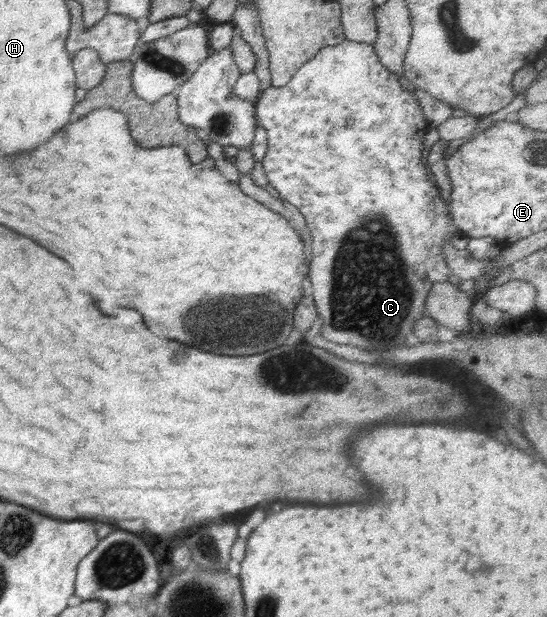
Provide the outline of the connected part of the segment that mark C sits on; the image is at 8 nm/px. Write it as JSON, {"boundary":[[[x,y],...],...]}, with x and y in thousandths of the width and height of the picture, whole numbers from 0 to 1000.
{"boundary":[[[629,65],[616,75],[594,75],[576,91],[572,99],[552,104],[532,130],[514,143],[495,141],[475,151],[464,165],[464,190],[470,204],[479,204],[488,214],[488,237],[479,271],[484,277],[490,298],[506,306],[516,323],[527,331],[543,335],[559,357],[565,382],[570,386],[570,420],[567,421],[567,478],[578,493],[590,525],[587,545],[600,558],[638,558],[658,567],[709,569],[740,558],[740,545],[753,540],[757,522],[781,512],[777,485],[788,473],[792,459],[817,455],[823,434],[812,417],[812,399],[824,397],[832,382],[843,379],[830,365],[823,332],[817,332],[795,300],[795,290],[784,284],[784,271],[770,266],[775,243],[773,220],[781,217],[784,203],[762,159],[751,147],[735,143],[726,120],[704,112],[675,70],[656,70]]]}

